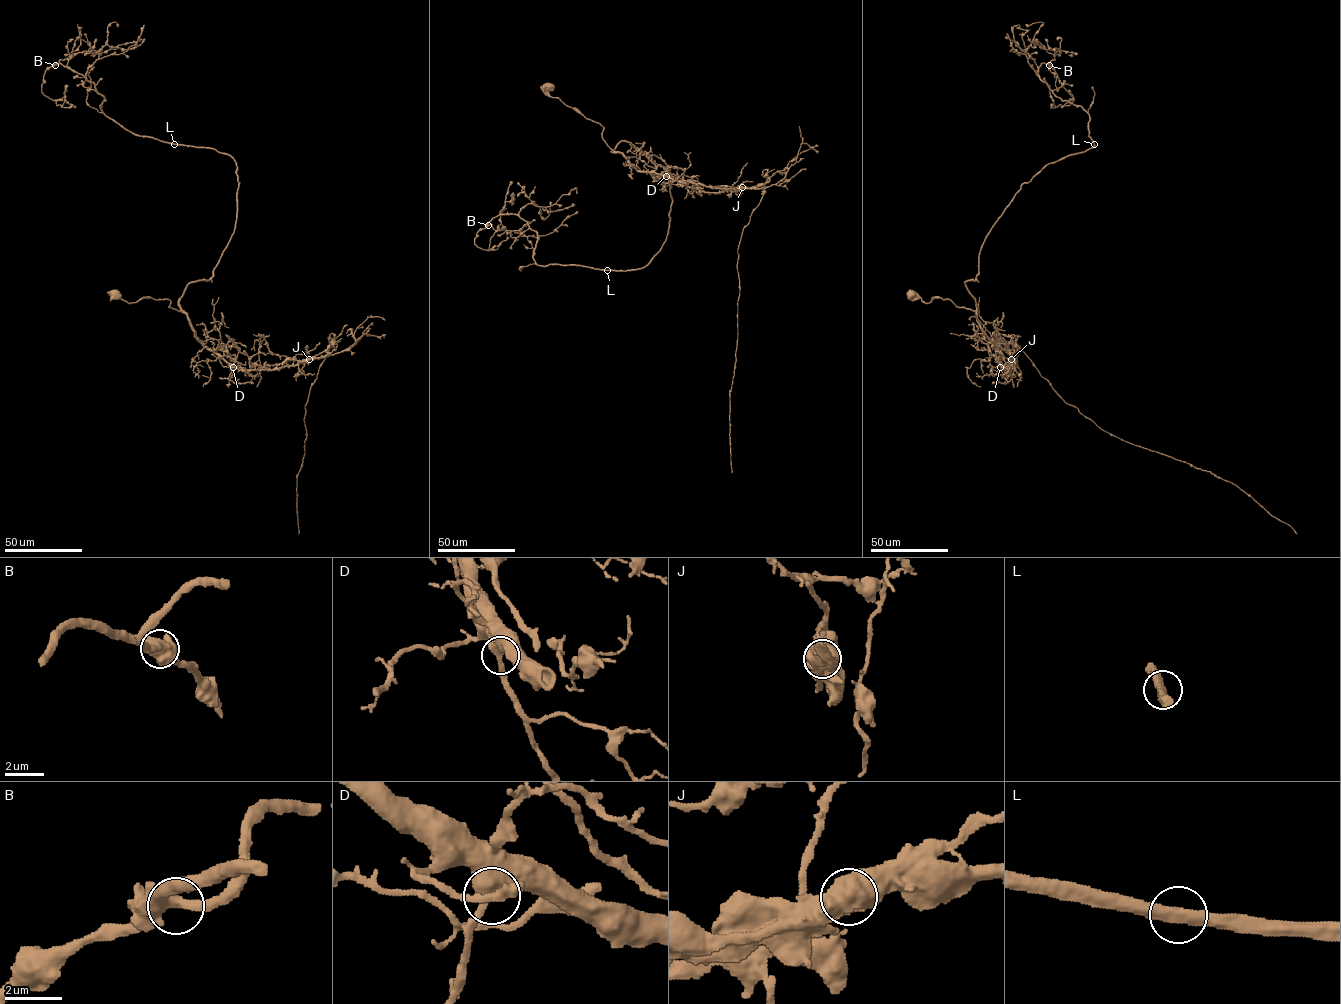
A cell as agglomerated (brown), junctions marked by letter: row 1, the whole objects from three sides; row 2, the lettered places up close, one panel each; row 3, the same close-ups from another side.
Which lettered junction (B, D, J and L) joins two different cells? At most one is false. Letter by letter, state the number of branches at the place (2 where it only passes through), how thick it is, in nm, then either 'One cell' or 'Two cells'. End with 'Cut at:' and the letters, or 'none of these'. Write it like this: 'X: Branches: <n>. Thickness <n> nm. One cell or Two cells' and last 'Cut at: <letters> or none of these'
B: Branches: 2. Thickness 600 nm. One cell
D: Branches: 2. Thickness 550 nm. One cell
J: Branches: 2. Thickness 900 nm. Two cells
L: Branches: 2. Thickness 440 nm. One cell
Cut at: J

